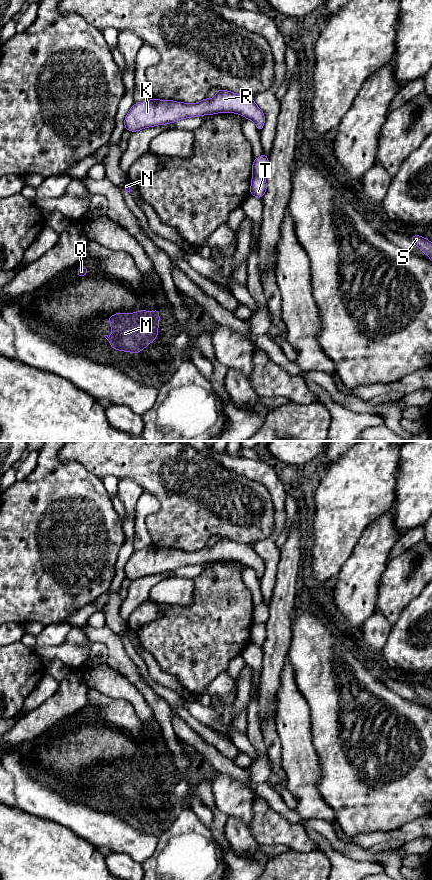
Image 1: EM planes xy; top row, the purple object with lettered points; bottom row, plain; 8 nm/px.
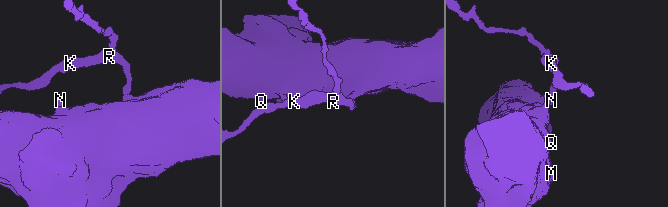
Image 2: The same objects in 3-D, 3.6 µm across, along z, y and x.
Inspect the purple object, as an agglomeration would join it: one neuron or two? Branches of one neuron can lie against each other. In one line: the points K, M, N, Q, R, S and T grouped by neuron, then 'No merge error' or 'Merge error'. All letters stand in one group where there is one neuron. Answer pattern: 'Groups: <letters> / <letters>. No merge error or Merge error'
Groups: K R / M N Q S T. Merge error

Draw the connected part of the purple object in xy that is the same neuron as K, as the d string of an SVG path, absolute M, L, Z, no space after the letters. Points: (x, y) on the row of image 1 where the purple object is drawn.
M220 88L212 99L204 98L193 104L155 98L134 103L124 119L124 124L125 130L136 132L156 125L172 124L180 119L222 112L240 114L252 120L258 131L263 129L265 115L253 98Z

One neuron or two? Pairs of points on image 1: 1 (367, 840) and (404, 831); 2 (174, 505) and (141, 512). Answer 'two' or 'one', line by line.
1: one
2: two

